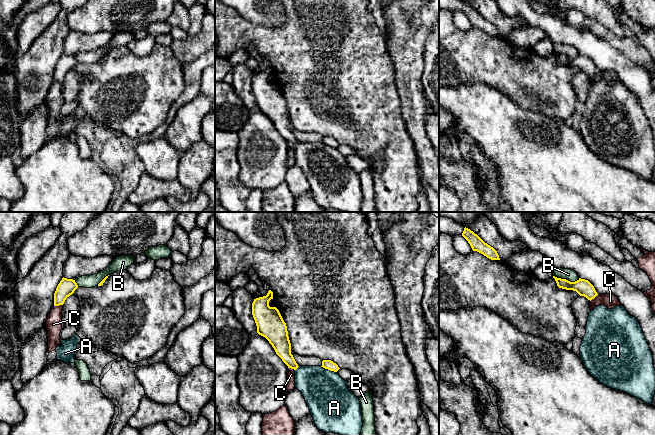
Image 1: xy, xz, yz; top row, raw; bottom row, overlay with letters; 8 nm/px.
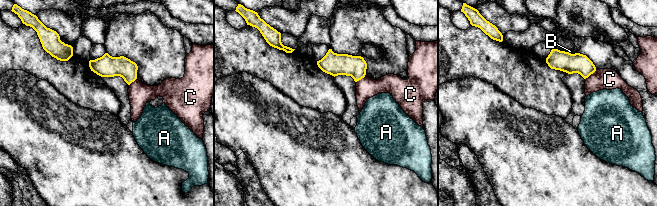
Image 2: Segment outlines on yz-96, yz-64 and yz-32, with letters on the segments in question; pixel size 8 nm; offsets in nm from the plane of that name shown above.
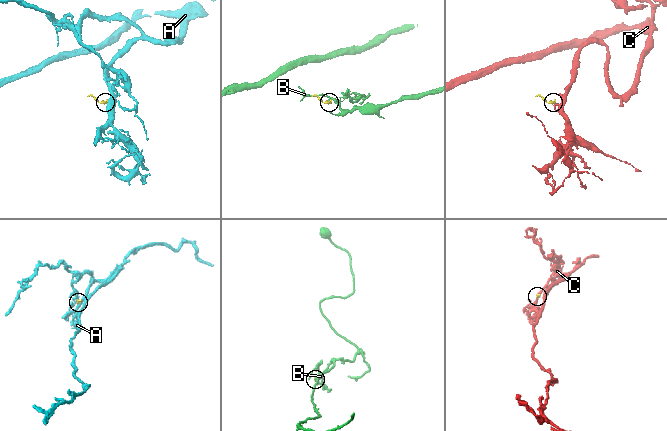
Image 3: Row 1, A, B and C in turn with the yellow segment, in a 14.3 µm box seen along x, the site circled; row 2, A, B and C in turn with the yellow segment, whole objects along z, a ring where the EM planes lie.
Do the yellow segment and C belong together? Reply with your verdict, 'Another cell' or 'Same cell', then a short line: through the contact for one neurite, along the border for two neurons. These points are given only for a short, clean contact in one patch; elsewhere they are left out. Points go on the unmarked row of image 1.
Same cell. Line: xy (66, 63), (61, 69), (57, 81), (53, 100)

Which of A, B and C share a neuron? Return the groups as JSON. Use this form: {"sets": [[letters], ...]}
{"sets": [["A"], ["B"], ["C"]]}

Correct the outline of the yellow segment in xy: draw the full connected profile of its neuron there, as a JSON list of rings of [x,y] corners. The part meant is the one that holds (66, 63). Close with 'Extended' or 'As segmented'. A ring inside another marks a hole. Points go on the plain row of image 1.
[[[62,54],[54,69],[54,83],[46,95],[48,106],[48,127],[54,127],[61,118],[60,109],[62,106],[62,87],[65,76],[78,64],[73,55]]]. Extended

